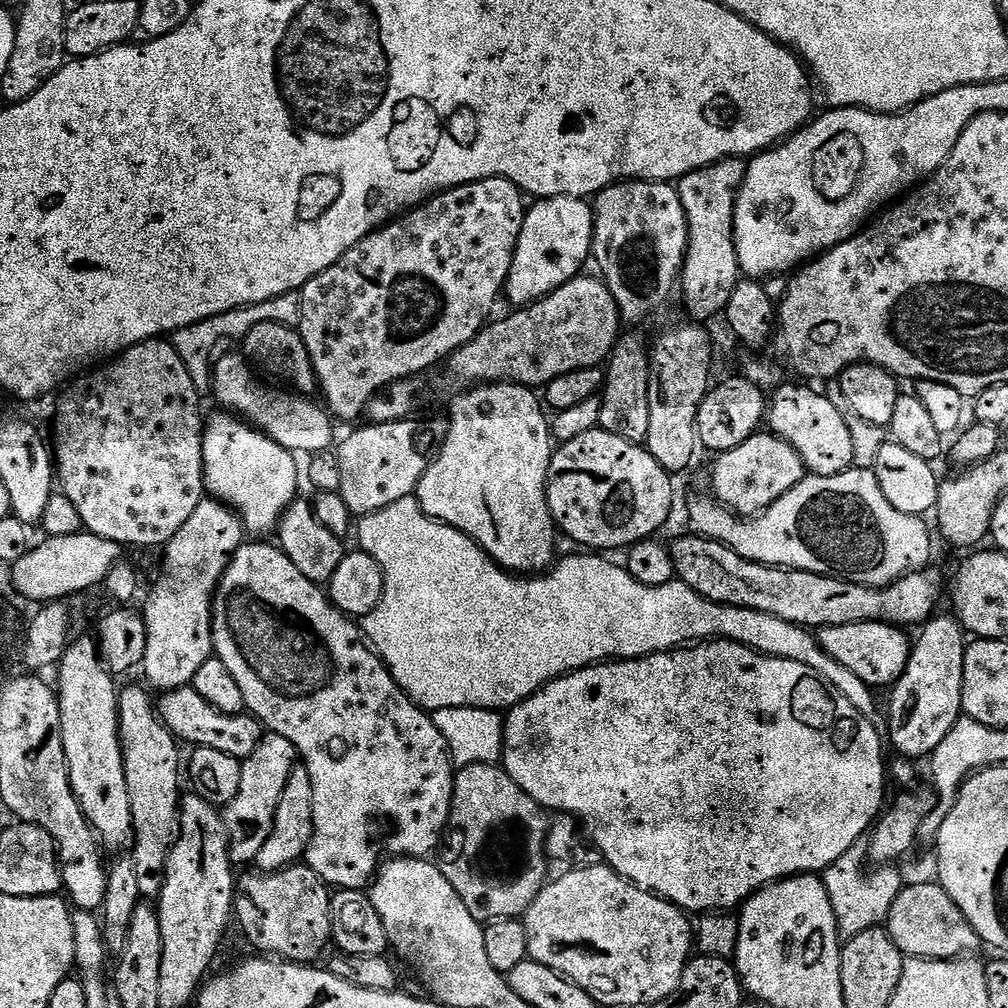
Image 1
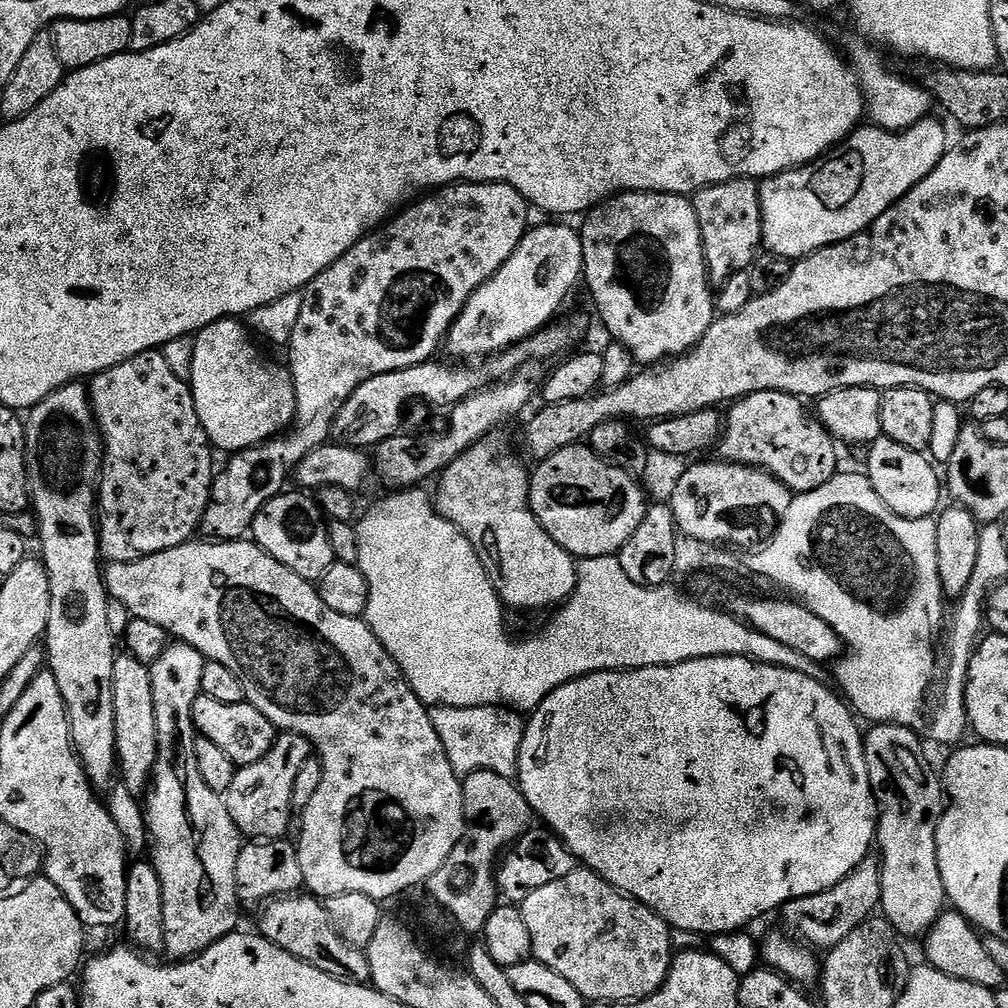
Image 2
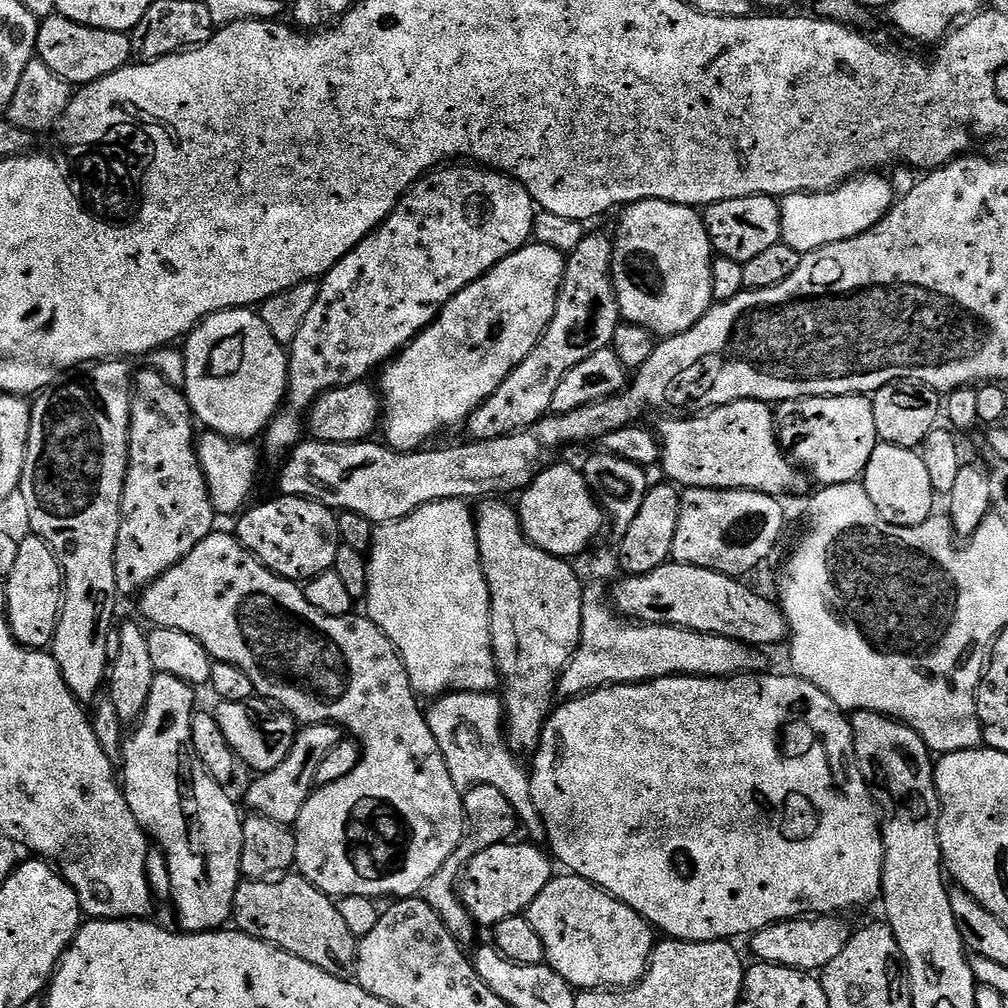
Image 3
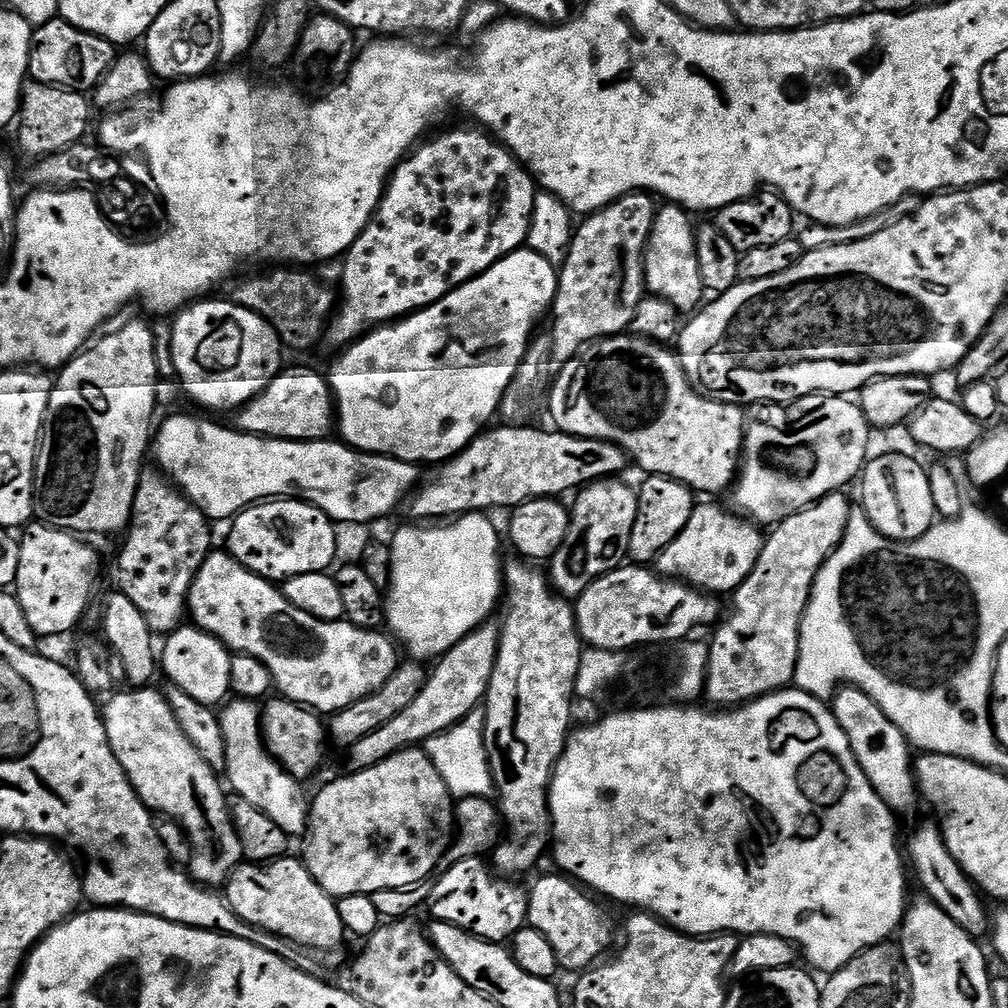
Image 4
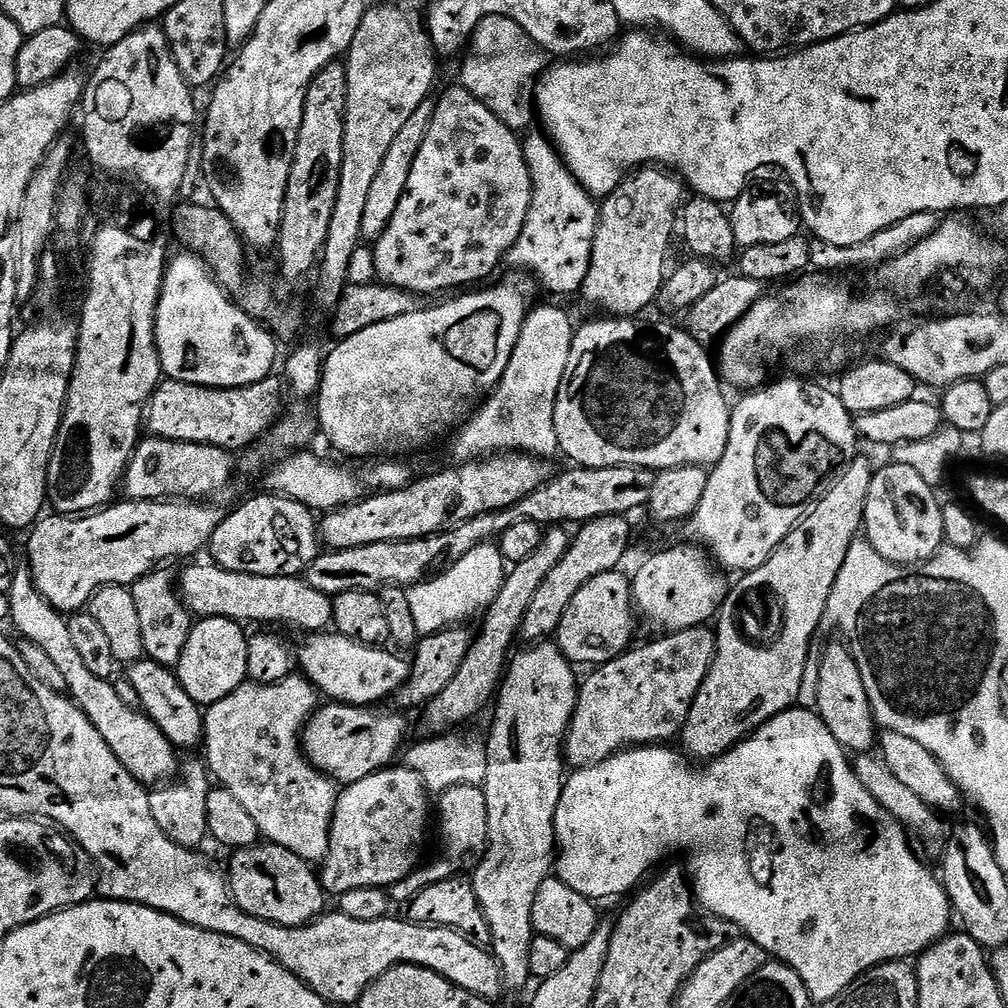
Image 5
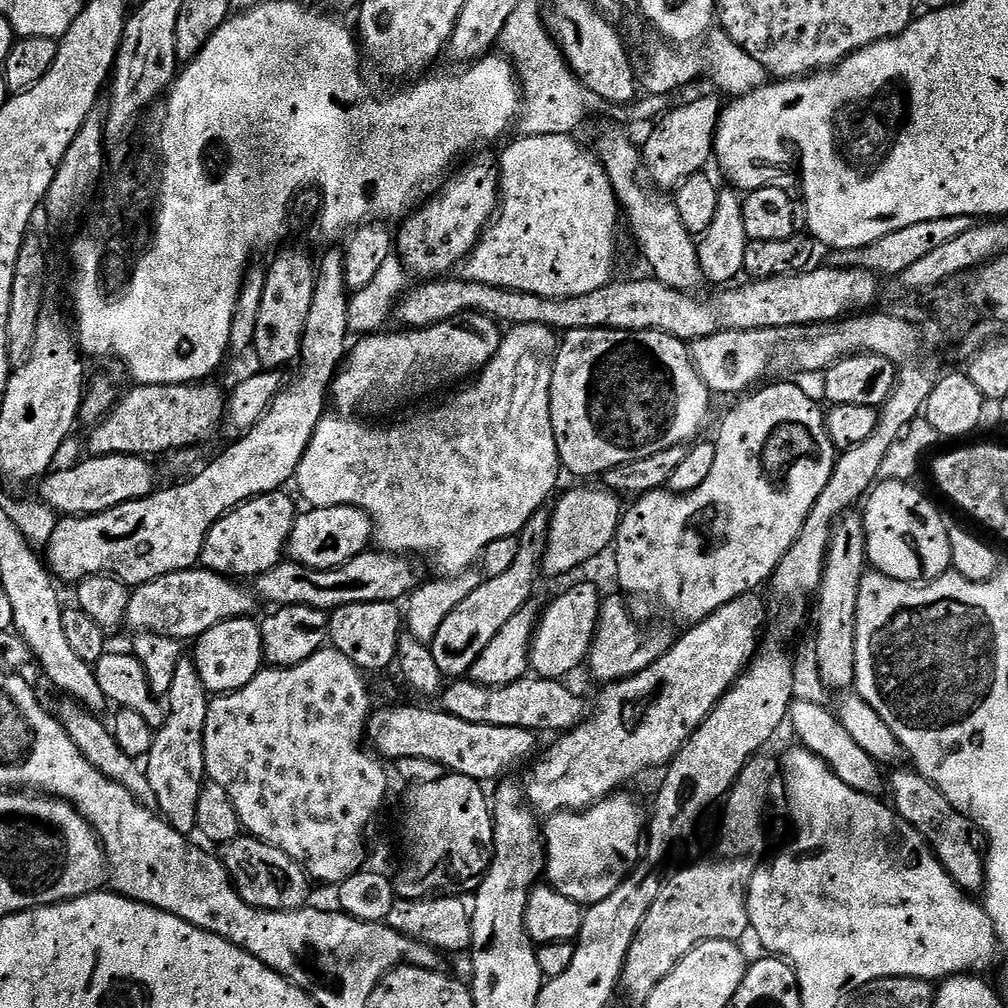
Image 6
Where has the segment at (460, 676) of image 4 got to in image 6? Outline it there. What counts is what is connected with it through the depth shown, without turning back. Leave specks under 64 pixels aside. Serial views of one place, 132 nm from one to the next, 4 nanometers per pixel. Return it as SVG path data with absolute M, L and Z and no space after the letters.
M603 486L572 488L556 505L551 505L552 521L546 542L542 572L547 576L564 576L575 568L591 562L595 556L611 549L616 543L616 531L622 515L622 500Z

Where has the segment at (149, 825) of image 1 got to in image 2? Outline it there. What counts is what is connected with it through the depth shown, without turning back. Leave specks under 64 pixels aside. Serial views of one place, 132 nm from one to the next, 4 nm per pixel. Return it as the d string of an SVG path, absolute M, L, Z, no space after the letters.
M130 654L117 655L114 662L114 734L118 776L137 798L147 793L152 783L152 771L158 758L158 722L154 722L154 686L152 669Z

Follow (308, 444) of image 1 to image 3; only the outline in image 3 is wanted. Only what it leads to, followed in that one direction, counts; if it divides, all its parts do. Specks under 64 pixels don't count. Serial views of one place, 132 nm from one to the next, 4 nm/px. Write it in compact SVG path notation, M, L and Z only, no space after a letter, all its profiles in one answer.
M227 308L201 320L188 333L182 344L186 358L186 382L183 393L188 397L192 415L207 431L226 436L233 442L248 442L267 429L281 411L290 387L288 382L288 352L262 322L259 311L252 308Z

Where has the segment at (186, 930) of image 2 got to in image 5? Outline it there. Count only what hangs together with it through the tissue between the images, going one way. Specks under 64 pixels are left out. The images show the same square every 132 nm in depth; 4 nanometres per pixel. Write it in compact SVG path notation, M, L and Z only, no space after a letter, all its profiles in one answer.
M17 567L6 595L10 624L21 632L19 635L23 639L37 644L50 658L50 662L58 666L58 671L66 677L67 695L76 701L76 705L86 714L86 718L94 722L98 734L106 738L106 746L114 750L118 762L126 766L128 773L145 786L156 786L175 777L178 772L177 749L172 747L166 734L158 730L158 726L149 716L144 715L143 711L126 706L122 698L118 698L118 690L112 680L103 680L98 674L90 674L90 670L82 666L82 658L74 647L74 641L70 639L65 613L50 606L50 602L46 602L46 598L38 594L27 567Z

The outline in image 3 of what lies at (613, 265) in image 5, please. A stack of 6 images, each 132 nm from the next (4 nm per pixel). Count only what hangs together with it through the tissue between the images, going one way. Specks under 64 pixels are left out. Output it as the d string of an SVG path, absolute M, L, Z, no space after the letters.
M584 236L577 242L576 249L567 253L560 297L544 337L500 383L498 390L494 390L490 398L483 400L469 414L467 435L474 440L493 440L533 428L543 416L552 412L558 382L562 382L574 366L586 362L590 354L598 354L598 350L609 347L614 330L621 322L620 307L612 285L612 240L604 236Z

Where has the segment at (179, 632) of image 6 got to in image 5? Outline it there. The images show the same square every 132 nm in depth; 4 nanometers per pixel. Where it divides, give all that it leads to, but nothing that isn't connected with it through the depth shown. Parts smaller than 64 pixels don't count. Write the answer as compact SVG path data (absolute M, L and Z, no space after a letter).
M215 563L192 564L184 573L178 576L178 591L184 605L193 617L221 616L237 622L244 620L257 620L260 626L276 626L272 624L289 624L292 628L301 628L301 633L311 634L325 631L332 624L333 597L322 594L322 590L314 590L307 579L300 576L255 576L231 572L225 568L217 568Z

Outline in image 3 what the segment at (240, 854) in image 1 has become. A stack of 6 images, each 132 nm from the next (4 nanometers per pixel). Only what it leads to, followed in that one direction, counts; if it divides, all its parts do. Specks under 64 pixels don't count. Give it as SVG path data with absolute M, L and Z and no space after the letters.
M305 724L297 731L294 746L290 746L290 754L282 758L279 766L274 770L259 773L256 781L248 788L244 800L248 803L249 813L264 816L279 824L295 825L296 819L302 814L302 806L312 797L317 787L316 775L322 758L326 758L329 750L334 750L342 738L342 732L334 724Z

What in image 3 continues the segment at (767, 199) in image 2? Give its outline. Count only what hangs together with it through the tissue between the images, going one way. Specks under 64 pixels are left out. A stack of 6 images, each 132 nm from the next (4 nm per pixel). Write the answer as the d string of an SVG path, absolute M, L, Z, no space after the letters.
M857 174L828 192L795 192L779 201L782 222L780 238L783 243L794 246L794 250L802 254L816 252L828 244L837 244L870 231L892 209L893 203L893 181L884 177L884 174Z

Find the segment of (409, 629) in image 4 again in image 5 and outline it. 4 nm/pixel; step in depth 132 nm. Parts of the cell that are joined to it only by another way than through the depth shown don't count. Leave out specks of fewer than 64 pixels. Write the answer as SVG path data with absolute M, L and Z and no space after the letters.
M489 542L474 546L474 550L470 550L470 554L466 554L466 558L454 562L454 566L445 568L440 575L433 576L432 579L426 580L422 584L413 584L408 588L410 611L414 614L414 626L418 626L421 636L429 636L444 628L463 625L468 622L464 620L470 619L475 612L483 613L488 605L494 602L505 575L506 561L495 543Z

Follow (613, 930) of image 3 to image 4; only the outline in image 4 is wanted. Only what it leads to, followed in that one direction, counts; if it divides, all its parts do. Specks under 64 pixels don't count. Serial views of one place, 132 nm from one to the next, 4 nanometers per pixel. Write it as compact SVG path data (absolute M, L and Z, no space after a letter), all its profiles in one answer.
M544 874L539 878L541 880L530 888L527 923L546 934L546 942L554 946L561 969L583 973L593 967L601 959L599 956L611 946L612 924L607 914L591 900L593 897L567 875Z

